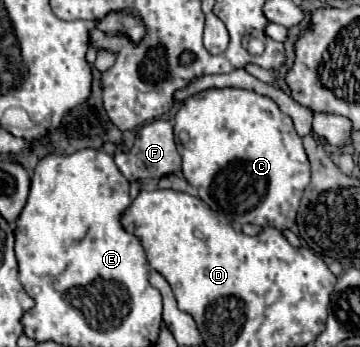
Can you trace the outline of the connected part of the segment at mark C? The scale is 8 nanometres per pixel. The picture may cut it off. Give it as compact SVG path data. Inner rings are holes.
M209 88L197 92L181 104L175 114L173 132L183 158L183 176L213 212L235 224L259 224L277 230L293 226L303 190L309 184L309 160L291 118L271 98L245 88Z

